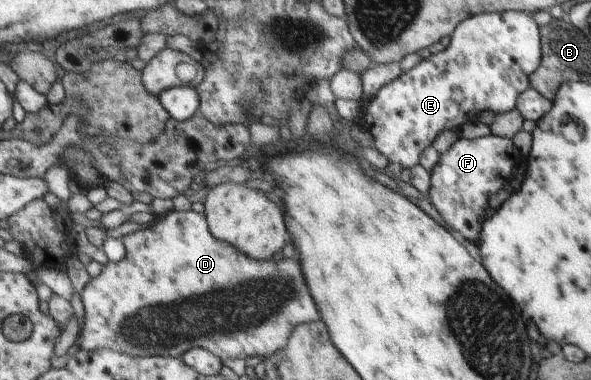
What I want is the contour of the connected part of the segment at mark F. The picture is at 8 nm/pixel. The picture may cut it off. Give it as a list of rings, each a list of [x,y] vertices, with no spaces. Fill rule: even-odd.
[[[490,134],[469,140],[460,137],[445,153],[440,154],[431,174],[429,199],[446,225],[462,239],[477,244],[483,226],[482,217],[488,212],[490,195],[496,195],[506,177],[511,177],[514,163],[520,161],[521,151],[508,138]]]

